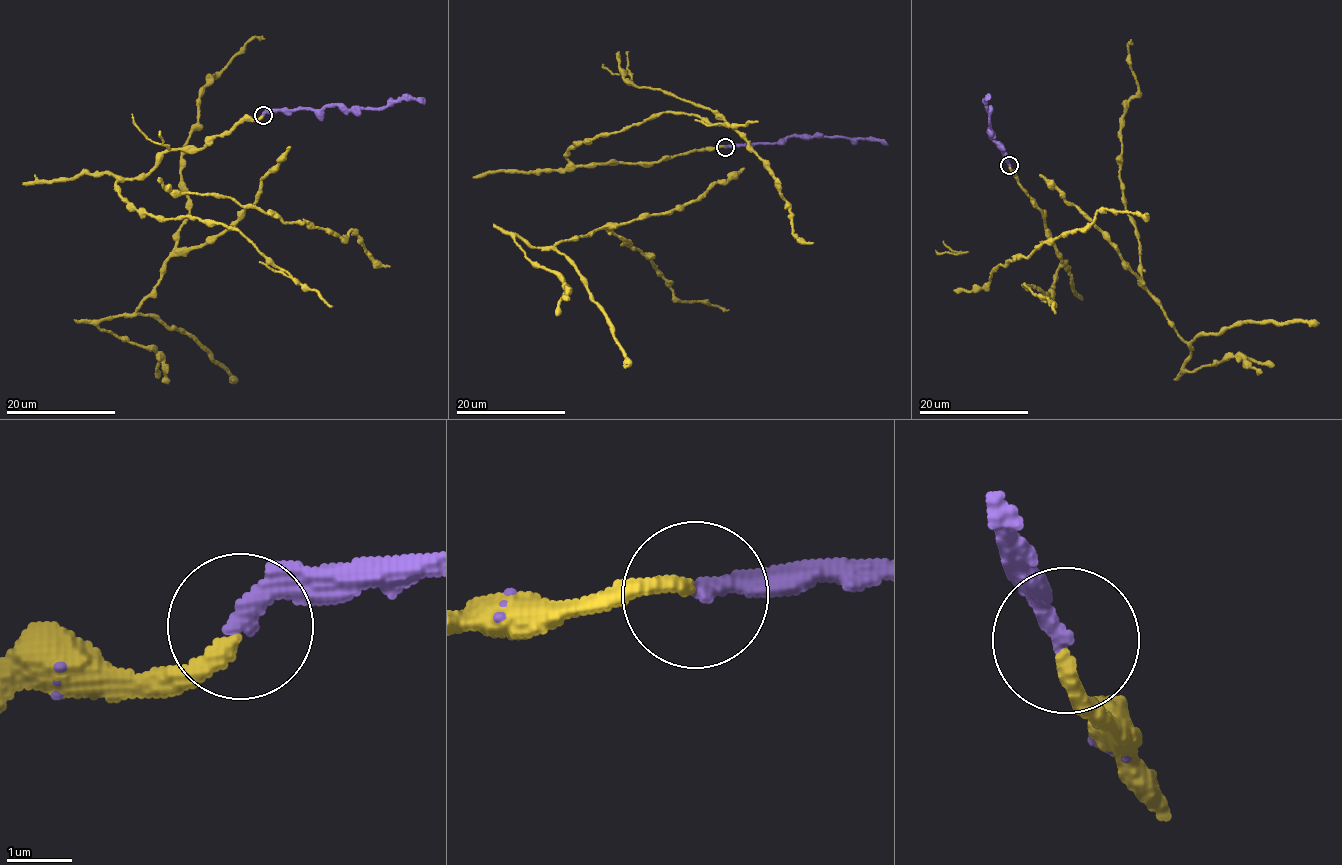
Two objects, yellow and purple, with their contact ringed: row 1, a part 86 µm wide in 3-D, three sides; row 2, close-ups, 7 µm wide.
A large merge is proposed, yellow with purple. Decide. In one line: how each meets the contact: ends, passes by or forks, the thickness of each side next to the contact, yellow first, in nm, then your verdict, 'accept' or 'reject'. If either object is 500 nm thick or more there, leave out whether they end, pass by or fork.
yellow ends | purple ends | 240/300 nm | accept

